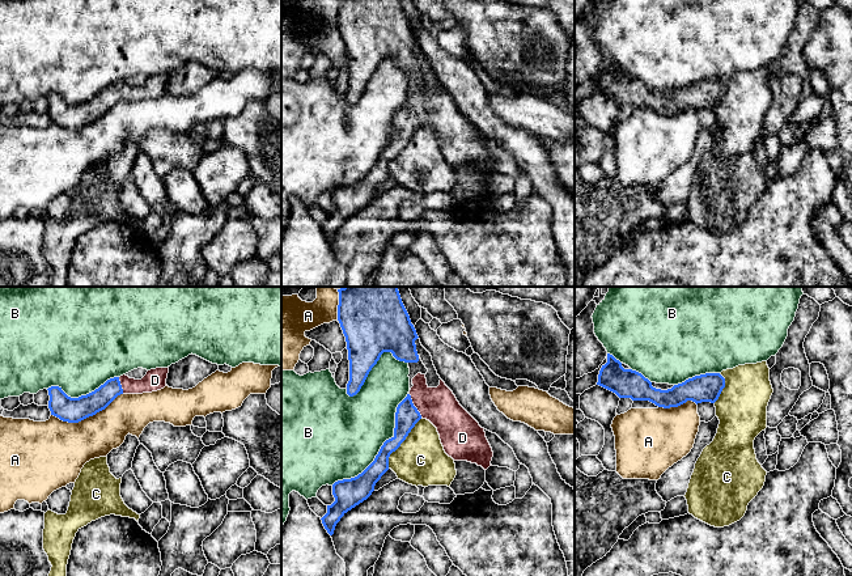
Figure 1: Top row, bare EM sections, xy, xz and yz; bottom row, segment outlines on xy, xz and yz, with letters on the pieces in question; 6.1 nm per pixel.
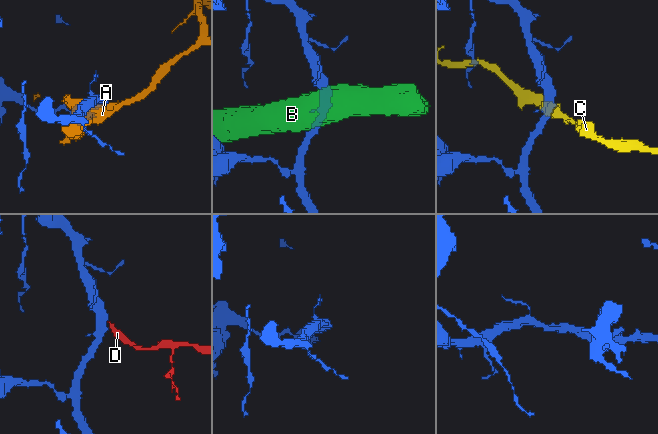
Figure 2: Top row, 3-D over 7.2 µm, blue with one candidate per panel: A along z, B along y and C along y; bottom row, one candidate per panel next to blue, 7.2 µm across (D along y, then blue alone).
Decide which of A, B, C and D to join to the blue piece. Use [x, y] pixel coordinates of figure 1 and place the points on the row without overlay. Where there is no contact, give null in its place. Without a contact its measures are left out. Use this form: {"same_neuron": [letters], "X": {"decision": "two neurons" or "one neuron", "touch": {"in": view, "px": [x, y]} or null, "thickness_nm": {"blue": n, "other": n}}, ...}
{"same_neuron": ["D"], "A": {"decision": "two neurons", "touch": {"in": "xy", "px": [87, 123]}, "thickness_nm": {"blue": 160, "other": 340}}, "B": {"decision": "two neurons", "touch": {"in": "xz", "px": [381, 153]}, "thickness_nm": {"blue": 140, "other": 480}}, "C": {"decision": "two neurons", "touch": {"in": "xz", "px": [402, 148]}, "thickness_nm": {"blue": 140, "other": 320}}, "D": {"decision": "one neuron", "touch": {"in": "xz", "px": [414, 113]}, "thickness_nm": {"blue": 140, "other": 220}}}

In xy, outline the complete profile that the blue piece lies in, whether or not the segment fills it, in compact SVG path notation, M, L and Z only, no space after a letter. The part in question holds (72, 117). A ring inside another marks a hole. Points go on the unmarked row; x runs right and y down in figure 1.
M156 75L147 79L141 86L123 81L107 86L94 98L79 105L68 103L62 94L48 94L48 115L51 122L63 128L79 130L105 117L120 101L143 101L164 96L169 75Z

